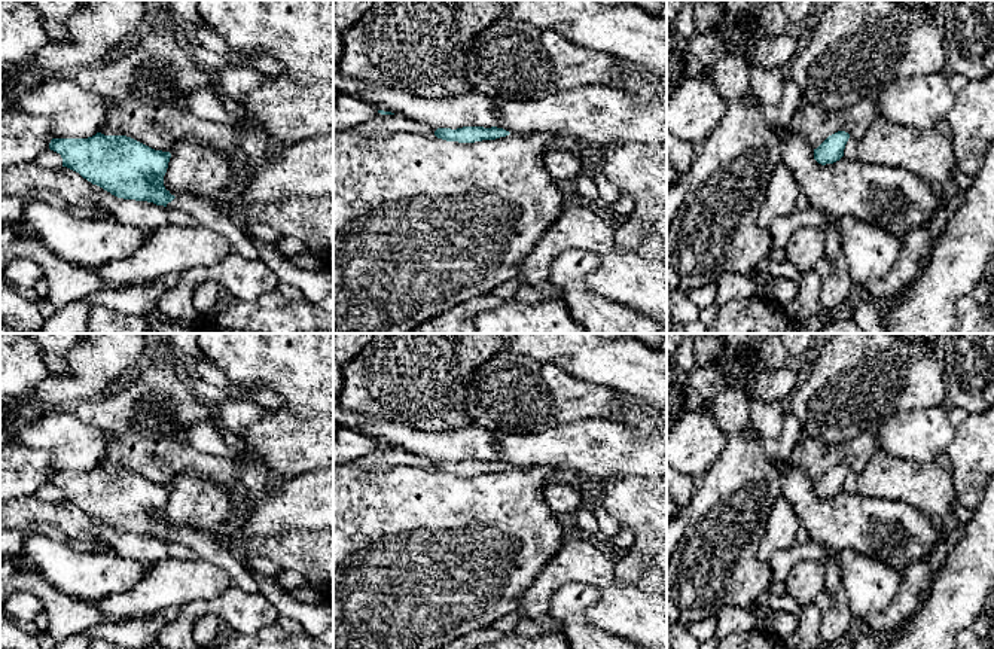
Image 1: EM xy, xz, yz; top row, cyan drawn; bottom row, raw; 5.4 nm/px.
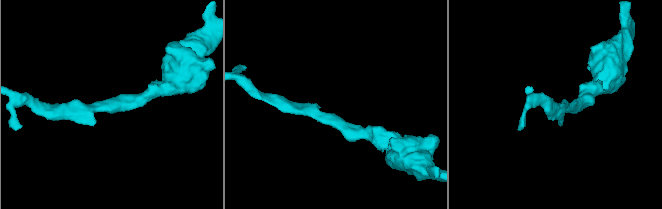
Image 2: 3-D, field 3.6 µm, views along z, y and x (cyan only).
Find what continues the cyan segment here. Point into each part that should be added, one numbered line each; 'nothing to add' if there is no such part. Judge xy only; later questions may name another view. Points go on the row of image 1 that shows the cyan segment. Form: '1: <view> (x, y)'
1: xy (206, 210)

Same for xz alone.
nothing to add

